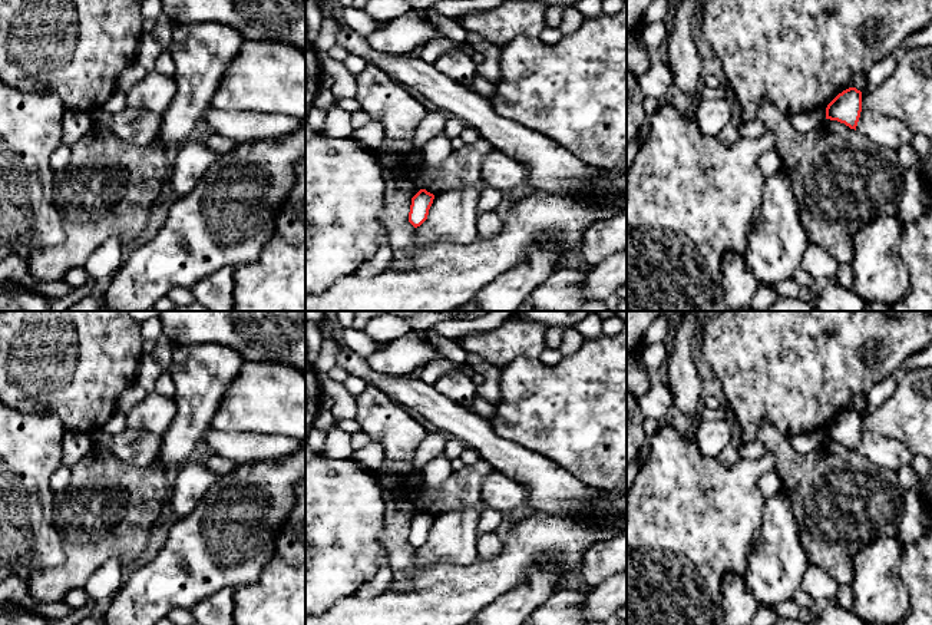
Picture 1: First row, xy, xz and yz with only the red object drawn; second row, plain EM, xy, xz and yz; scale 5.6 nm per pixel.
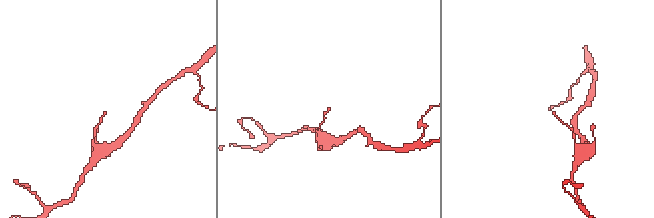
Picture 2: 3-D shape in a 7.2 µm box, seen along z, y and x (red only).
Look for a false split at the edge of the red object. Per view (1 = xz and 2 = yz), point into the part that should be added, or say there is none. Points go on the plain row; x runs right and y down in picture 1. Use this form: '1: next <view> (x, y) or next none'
1: next none
2: next none

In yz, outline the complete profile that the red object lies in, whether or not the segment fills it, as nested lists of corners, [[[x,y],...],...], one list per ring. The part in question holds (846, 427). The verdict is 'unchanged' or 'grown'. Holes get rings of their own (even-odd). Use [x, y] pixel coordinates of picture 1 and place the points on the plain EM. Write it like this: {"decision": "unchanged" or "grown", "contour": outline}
{"decision": "unchanged", "contour": [[[849,409],[839,414],[826,429],[826,440],[845,444],[856,452],[862,433],[862,413]]]}

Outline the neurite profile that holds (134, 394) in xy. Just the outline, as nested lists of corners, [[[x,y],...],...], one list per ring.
[[[139,384],[126,387],[116,400],[116,411],[129,413],[146,396],[146,390]]]

